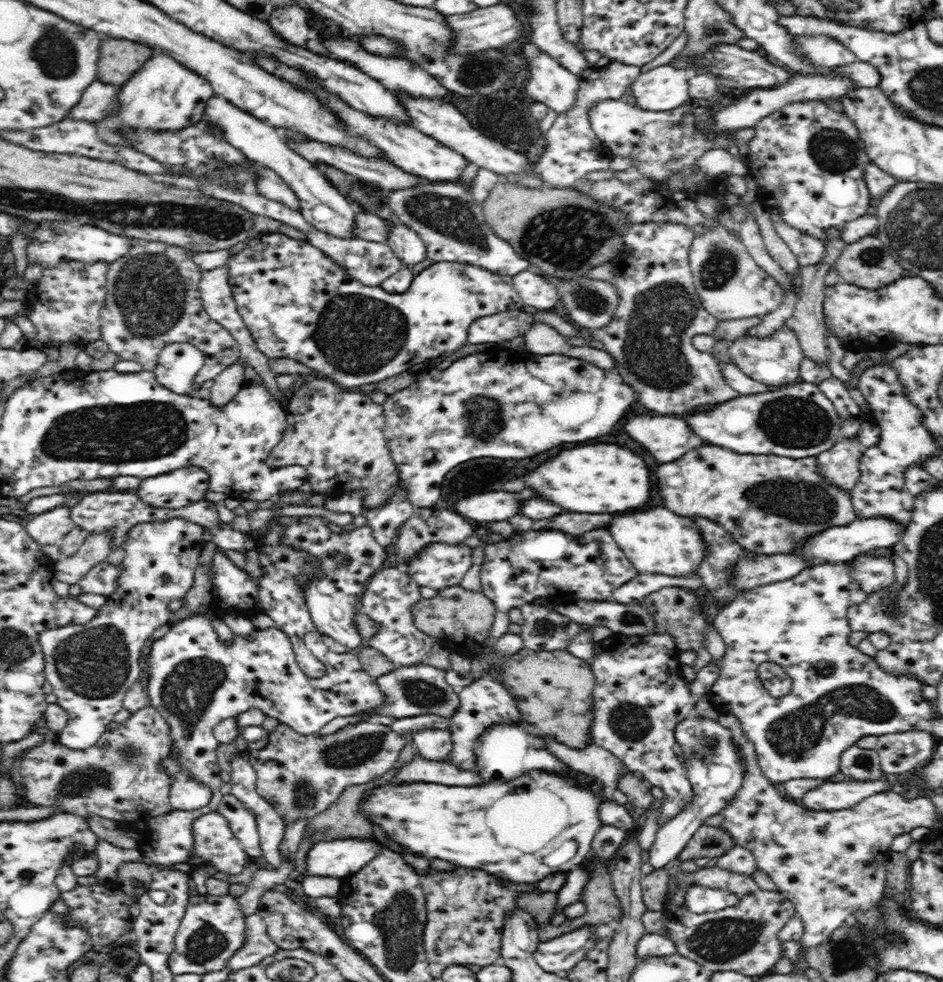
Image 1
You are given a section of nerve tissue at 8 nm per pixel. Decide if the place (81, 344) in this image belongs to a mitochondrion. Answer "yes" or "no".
no

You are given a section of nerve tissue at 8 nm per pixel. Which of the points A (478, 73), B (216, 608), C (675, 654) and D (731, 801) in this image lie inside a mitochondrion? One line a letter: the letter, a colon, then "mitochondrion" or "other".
A: mitochondrion
B: other
C: other
D: other

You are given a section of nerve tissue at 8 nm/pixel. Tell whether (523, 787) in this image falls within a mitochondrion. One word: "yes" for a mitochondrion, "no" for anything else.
no

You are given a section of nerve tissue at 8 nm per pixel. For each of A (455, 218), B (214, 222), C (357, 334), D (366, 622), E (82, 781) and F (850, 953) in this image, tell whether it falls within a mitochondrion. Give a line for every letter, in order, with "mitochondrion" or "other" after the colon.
A: mitochondrion
B: mitochondrion
C: mitochondrion
D: other
E: mitochondrion
F: mitochondrion

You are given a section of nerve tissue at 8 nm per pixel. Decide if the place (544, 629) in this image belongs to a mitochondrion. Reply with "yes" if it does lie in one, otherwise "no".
yes

